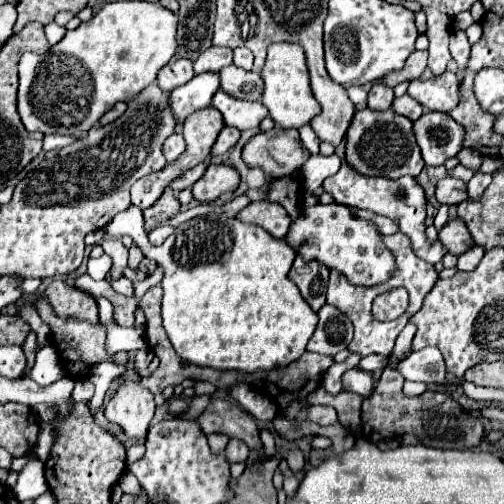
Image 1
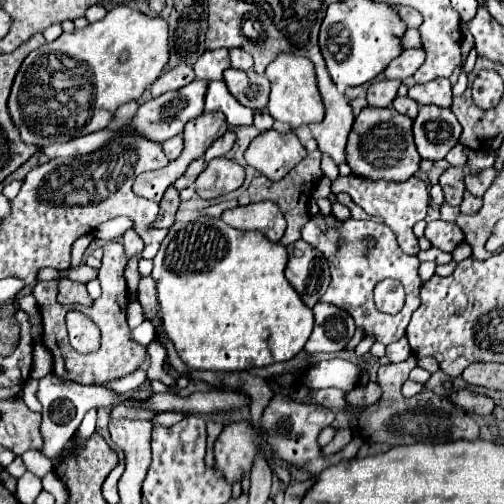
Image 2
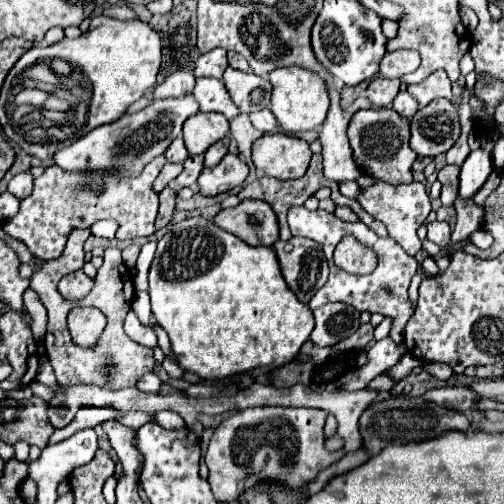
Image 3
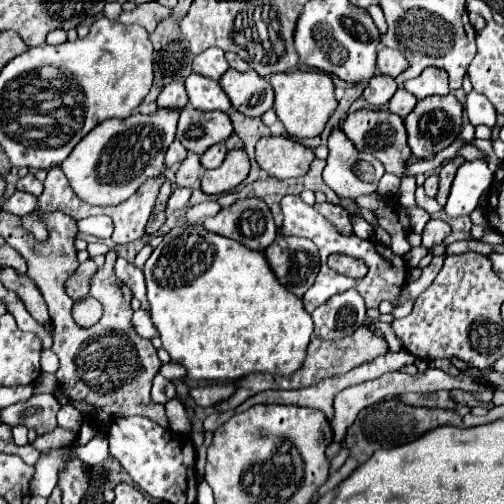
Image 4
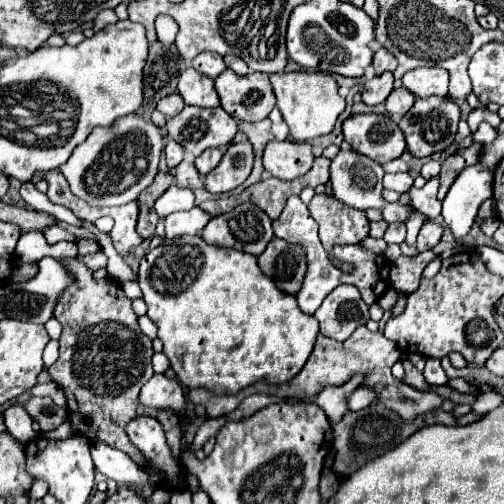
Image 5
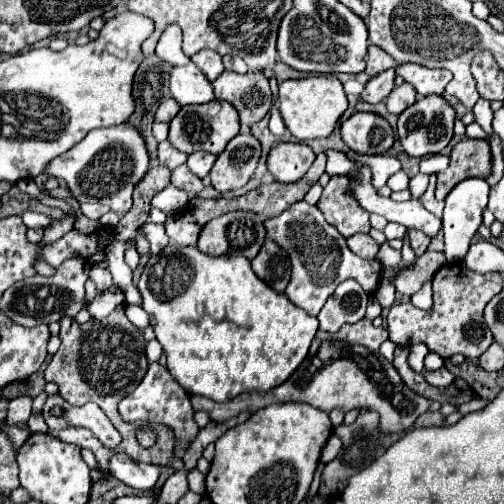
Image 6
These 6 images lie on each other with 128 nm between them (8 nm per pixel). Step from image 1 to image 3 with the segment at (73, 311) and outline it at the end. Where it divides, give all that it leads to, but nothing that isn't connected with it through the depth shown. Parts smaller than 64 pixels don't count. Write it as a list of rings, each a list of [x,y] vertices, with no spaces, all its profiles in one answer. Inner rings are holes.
[[[78,270],[78,272],[64,276],[58,284],[58,290],[66,300],[82,300],[84,296],[88,296],[92,286],[94,286],[94,282]]]

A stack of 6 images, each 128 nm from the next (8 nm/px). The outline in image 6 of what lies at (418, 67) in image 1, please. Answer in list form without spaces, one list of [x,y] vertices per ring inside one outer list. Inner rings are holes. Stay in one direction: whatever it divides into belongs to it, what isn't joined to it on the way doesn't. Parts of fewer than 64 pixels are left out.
[[[370,46],[368,48],[368,62],[366,62],[366,74],[368,76],[376,76],[388,68],[396,68],[396,62],[392,60],[392,56],[388,56],[382,48]]]

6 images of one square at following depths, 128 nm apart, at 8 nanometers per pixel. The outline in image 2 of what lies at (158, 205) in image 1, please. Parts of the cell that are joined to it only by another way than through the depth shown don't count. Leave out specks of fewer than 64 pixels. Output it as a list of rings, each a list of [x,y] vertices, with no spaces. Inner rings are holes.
[[[168,188],[162,202],[160,202],[160,210],[158,212],[158,218],[152,228],[166,227],[169,229],[175,222],[176,210],[178,210],[178,204],[180,204],[180,196],[178,196],[178,190],[176,188]],[[133,256],[128,260],[124,271],[124,278],[127,283],[127,288],[130,294],[137,294],[138,285],[141,278],[141,275],[138,271],[138,261],[140,256]]]

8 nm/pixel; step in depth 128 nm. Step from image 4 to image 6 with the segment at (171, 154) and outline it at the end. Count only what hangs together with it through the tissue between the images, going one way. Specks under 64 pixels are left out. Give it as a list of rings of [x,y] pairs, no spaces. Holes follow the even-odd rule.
[[[168,140],[160,142],[160,146],[158,146],[158,160],[160,160],[160,164],[166,166],[168,170],[174,170],[174,168],[178,168],[180,164],[184,164],[186,158],[188,158],[188,156],[186,156],[184,152],[172,148]]]

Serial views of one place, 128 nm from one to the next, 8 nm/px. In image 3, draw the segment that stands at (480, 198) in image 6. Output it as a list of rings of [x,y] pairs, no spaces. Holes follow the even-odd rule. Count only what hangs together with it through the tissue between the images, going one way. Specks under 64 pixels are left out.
[[[484,148],[472,150],[470,156],[462,164],[460,196],[472,198],[478,192],[478,188],[486,182],[490,172],[492,172],[492,154]]]

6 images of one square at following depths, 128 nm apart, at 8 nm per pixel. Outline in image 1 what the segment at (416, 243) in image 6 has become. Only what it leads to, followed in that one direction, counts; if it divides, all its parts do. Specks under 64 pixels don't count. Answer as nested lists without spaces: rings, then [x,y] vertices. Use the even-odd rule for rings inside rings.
[[[460,218],[450,220],[450,222],[438,232],[438,238],[440,238],[440,242],[448,248],[448,252],[450,252],[450,254],[456,254],[456,256],[468,252],[468,250],[474,246],[472,234],[468,232],[466,224],[464,224]]]

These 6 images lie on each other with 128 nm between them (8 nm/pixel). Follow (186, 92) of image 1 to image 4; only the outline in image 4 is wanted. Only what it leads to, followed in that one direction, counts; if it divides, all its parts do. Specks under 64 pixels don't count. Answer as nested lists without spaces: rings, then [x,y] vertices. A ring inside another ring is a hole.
[[[158,108],[154,114],[134,112],[124,120],[106,120],[98,124],[76,144],[62,164],[74,192],[90,204],[110,206],[132,196],[146,178],[156,178],[164,168],[164,154],[174,142],[180,112],[182,110],[176,108]]]

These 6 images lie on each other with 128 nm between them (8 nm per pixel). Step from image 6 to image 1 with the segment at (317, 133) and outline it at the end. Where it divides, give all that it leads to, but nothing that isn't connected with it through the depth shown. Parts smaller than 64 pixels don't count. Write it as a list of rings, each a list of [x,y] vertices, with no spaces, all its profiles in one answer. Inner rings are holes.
[[[278,42],[268,48],[268,58],[262,68],[264,78],[264,92],[260,102],[268,108],[272,120],[280,128],[300,128],[308,124],[316,114],[320,114],[320,104],[316,102],[312,88],[310,88],[310,76],[306,68],[306,56],[300,44],[292,42]]]

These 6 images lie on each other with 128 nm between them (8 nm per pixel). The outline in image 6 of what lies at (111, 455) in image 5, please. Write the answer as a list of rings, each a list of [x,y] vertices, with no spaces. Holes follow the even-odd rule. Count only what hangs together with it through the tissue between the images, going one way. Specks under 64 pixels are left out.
[[[114,454],[108,464],[110,476],[120,480],[122,484],[139,490],[151,490],[158,482],[160,468],[152,464],[140,464],[130,460],[124,454]]]

